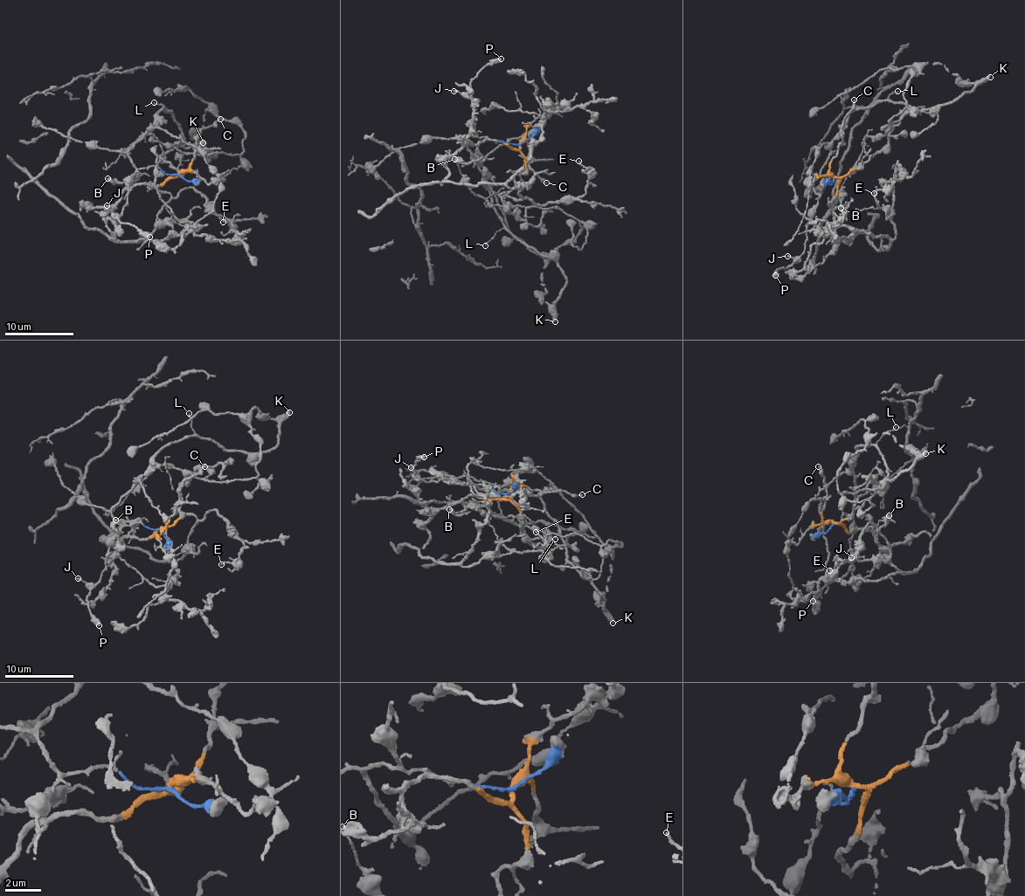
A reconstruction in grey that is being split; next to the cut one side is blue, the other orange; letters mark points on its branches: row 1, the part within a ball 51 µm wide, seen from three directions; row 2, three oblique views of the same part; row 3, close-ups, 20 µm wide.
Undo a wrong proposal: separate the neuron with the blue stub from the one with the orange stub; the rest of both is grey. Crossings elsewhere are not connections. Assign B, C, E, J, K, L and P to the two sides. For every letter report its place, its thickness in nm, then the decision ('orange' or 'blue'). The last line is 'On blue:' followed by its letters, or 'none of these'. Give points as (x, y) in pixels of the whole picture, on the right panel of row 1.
B: place (841, 208); calibre 440 nm; orange
C: place (854, 99); calibre 150 nm; orange
E: place (874, 193); calibre 150 nm; orange
J: place (787, 256); calibre 200 nm; blue
K: place (990, 77); calibre 460 nm; blue
L: place (897, 91); calibre 110 nm; blue
P: place (775, 275); calibre 500 nm; blue
On blue: J, K, L, P

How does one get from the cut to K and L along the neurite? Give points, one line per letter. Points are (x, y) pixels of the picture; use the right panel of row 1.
K: (835, 179), (819, 194), (813, 186), (841, 123), (858, 108), (892, 101), (919, 111), (950, 103), (990, 76)
L: (835, 179), (831, 184), (823, 184), (819, 194), (814, 192), (813, 182), (841, 123), (855, 111), (898, 91)

